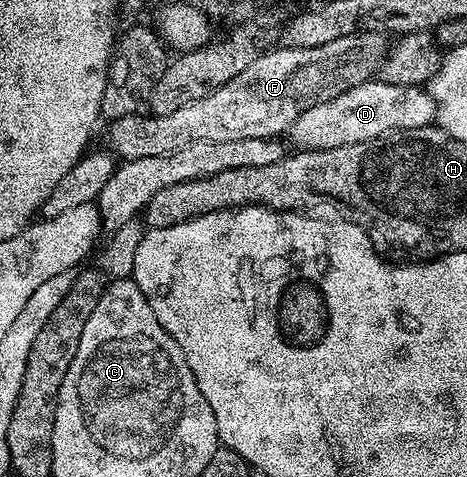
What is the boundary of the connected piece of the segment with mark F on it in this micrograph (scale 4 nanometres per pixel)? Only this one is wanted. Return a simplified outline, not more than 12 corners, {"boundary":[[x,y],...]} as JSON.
{"boundary":[[381,31],[276,46],[174,113],[106,124],[126,161],[282,136],[368,82]]}

